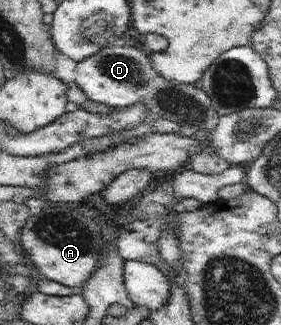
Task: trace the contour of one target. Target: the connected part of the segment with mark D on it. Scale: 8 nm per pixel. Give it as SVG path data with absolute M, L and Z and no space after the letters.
M126 45L101 49L99 53L78 63L75 83L89 100L119 109L143 102L147 105L149 113L179 124L181 136L188 136L200 143L200 150L187 161L191 170L205 175L217 175L228 168L228 161L208 146L209 134L217 128L218 114L213 110L207 93L193 84L167 82L161 74L157 74L150 57L141 50Z

